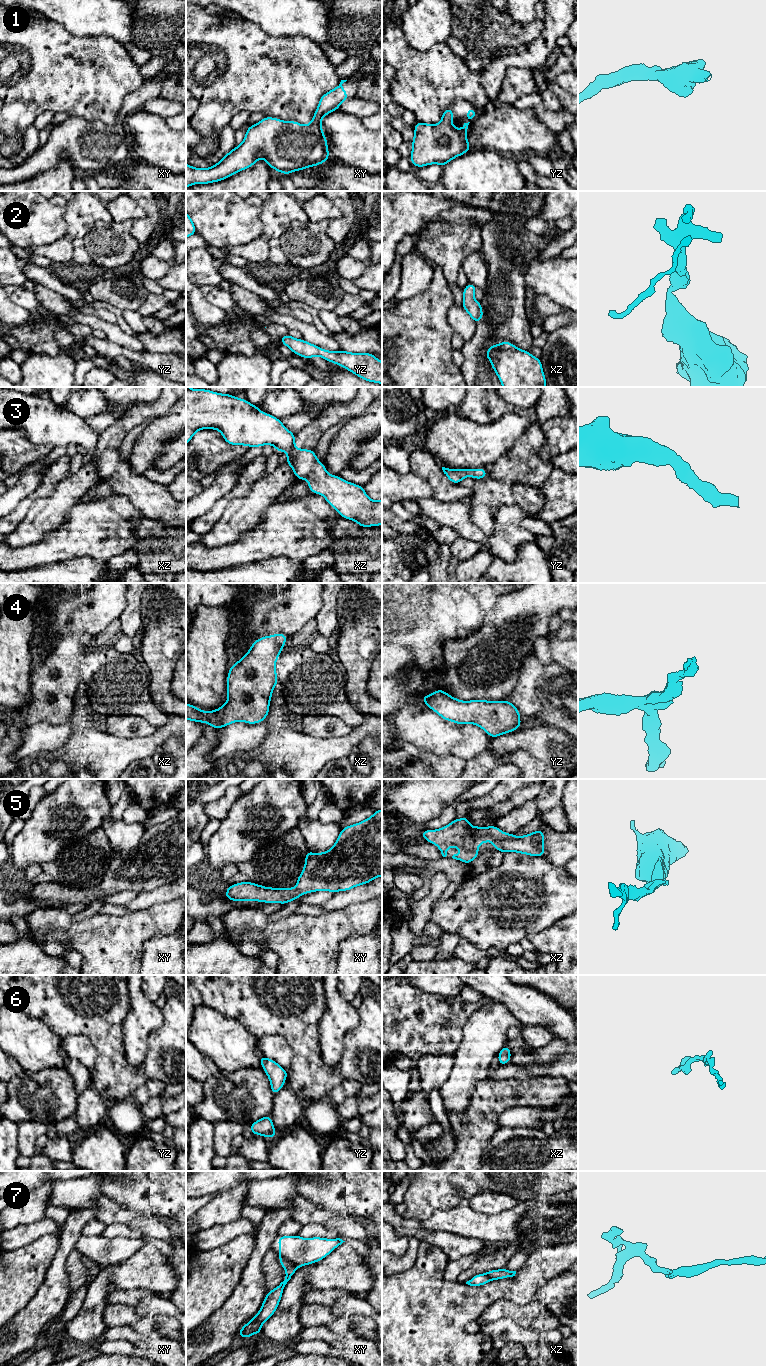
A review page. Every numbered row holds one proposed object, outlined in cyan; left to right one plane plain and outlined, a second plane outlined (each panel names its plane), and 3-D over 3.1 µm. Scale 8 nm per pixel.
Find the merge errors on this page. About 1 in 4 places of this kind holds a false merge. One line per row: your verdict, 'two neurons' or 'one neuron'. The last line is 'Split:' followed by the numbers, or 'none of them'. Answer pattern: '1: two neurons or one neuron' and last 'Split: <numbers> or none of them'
1: one neuron
2: one neuron
3: one neuron
4: one neuron
5: one neuron
6: one neuron
7: two neurons
Split: 7

